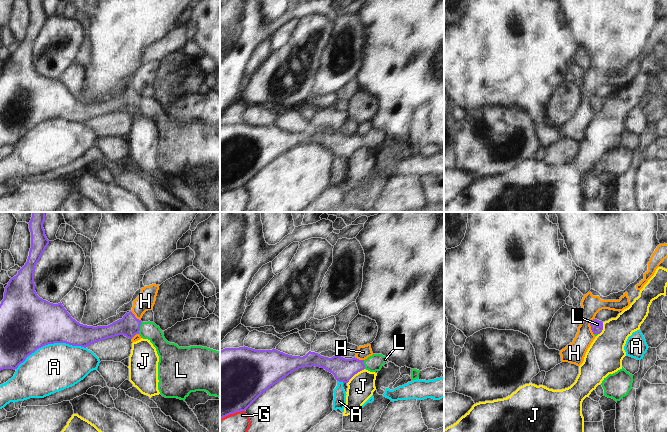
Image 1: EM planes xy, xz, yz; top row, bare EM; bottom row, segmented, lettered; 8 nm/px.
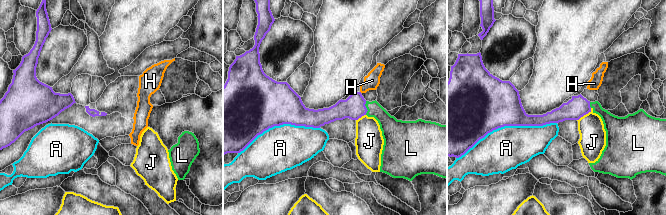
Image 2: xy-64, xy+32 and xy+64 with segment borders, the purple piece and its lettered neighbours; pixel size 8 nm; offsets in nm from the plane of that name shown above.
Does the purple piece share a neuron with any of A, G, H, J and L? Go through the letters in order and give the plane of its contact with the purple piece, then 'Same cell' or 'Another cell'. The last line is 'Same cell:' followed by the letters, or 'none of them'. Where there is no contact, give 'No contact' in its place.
A: Touches purple in xy. Another cell
G: Touches purple in xz. Another cell
H: Touches purple in yz. Another cell
J: Touches purple in xz. Another cell
L: Touches purple in xy. Same cell
Same cell: L.

